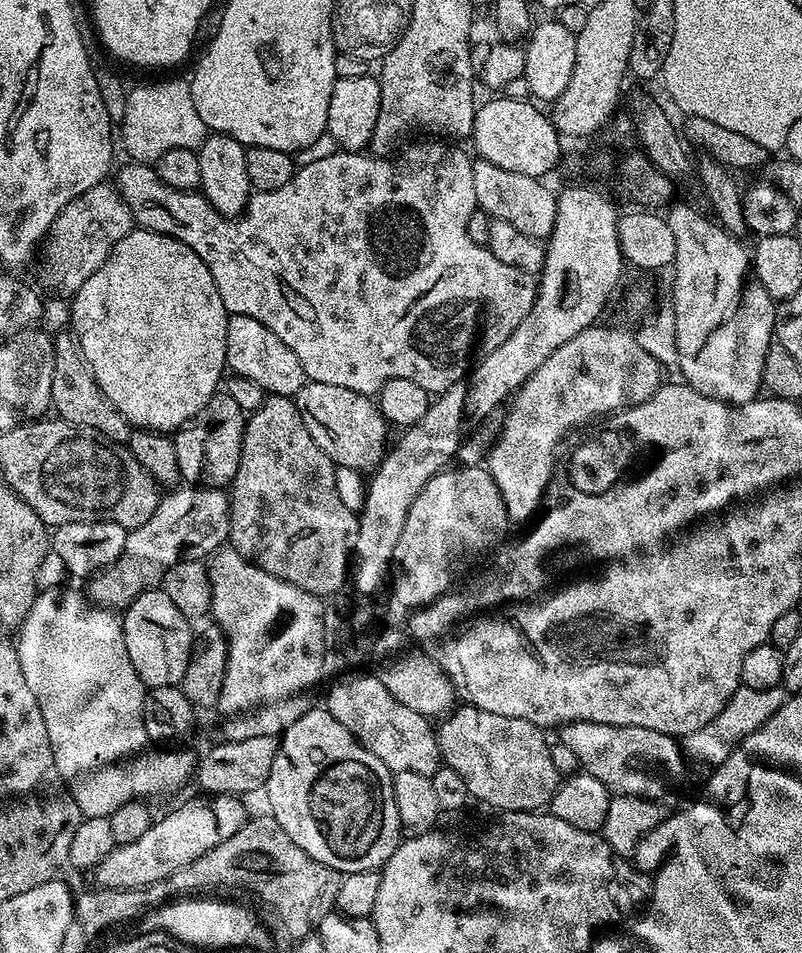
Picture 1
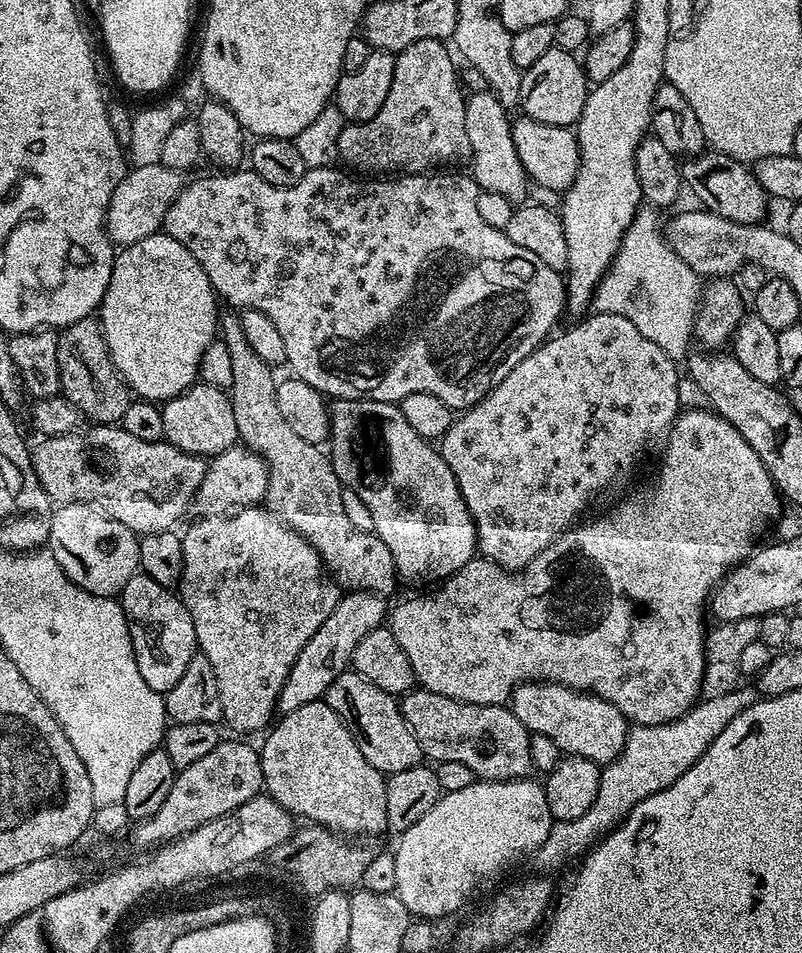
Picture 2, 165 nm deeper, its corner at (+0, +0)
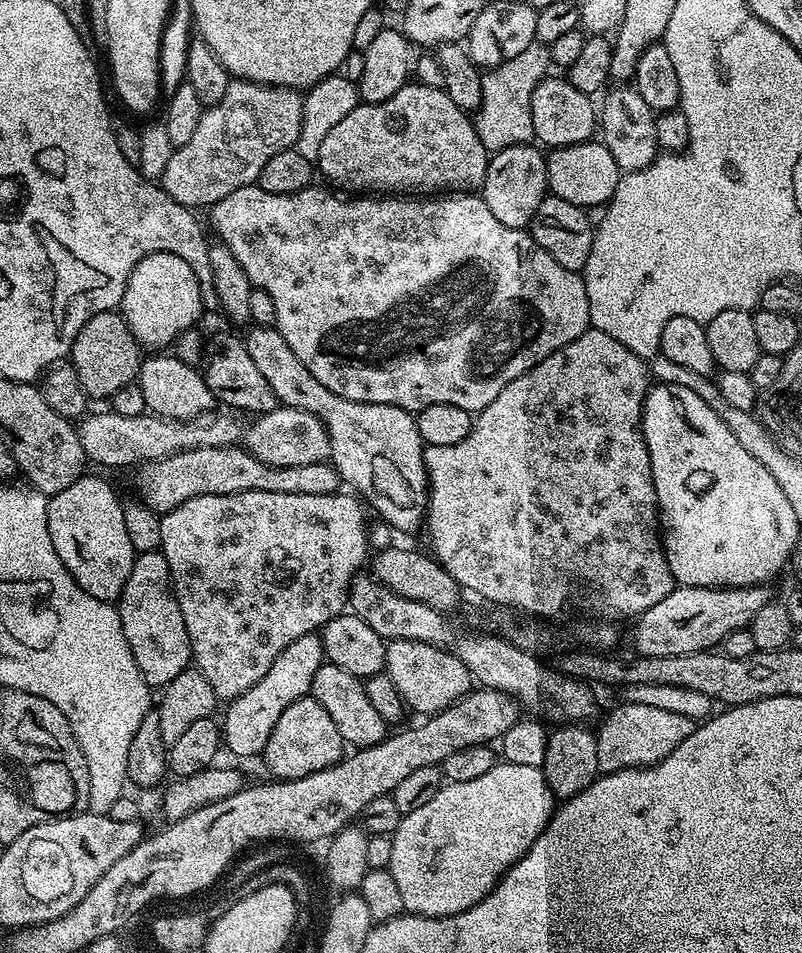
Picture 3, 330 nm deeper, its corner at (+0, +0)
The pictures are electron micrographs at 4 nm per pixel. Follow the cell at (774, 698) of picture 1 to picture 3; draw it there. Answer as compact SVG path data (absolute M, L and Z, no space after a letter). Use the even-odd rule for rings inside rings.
M623 702L604 721L596 732L598 746L598 766L607 774L627 768L648 768L662 758L666 758L686 738L690 738L694 721L686 714L674 714L671 710L661 710L658 706L642 706Z

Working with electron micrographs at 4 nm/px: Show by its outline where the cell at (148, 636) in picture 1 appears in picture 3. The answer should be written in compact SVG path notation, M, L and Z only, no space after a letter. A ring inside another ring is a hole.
M160 551L139 553L130 570L130 578L126 578L126 586L118 601L122 618L122 634L126 634L126 642L130 642L130 650L134 654L134 662L138 662L138 670L142 670L142 678L149 689L160 690L169 684L178 674L182 674L193 663L190 638L186 634L186 622L182 622L182 610L172 590L170 570L166 566L166 558Z

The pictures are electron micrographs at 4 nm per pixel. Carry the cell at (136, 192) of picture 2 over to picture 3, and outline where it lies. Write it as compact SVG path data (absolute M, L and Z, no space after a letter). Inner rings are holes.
M229 79L226 98L220 104L205 107L198 126L186 146L173 151L166 170L160 175L159 183L166 195L182 206L193 210L207 209L218 203L226 194L234 194L247 184L255 184L262 174L262 166L282 150L298 142L302 130L304 96L294 88L274 88L271 84L256 84L253 80Z

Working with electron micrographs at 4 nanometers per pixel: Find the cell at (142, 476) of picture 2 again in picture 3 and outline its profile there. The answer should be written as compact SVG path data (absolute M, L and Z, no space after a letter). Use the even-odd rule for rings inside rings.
M202 446L194 450L179 452L161 460L151 460L148 464L139 465L136 476L136 488L140 491L139 503L152 512L163 514L182 506L182 502L190 502L195 496L206 494L242 494L243 492L269 492L270 494L322 494L331 496L342 488L342 481L336 469L328 462L310 462L310 466L270 466L258 458L254 458L243 446Z

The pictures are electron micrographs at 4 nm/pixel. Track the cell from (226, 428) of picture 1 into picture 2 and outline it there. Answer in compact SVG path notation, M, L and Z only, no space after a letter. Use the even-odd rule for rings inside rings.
M197 382L172 400L163 401L160 413L164 439L183 452L211 458L237 447L240 440L238 426L234 422L232 397L223 388Z

